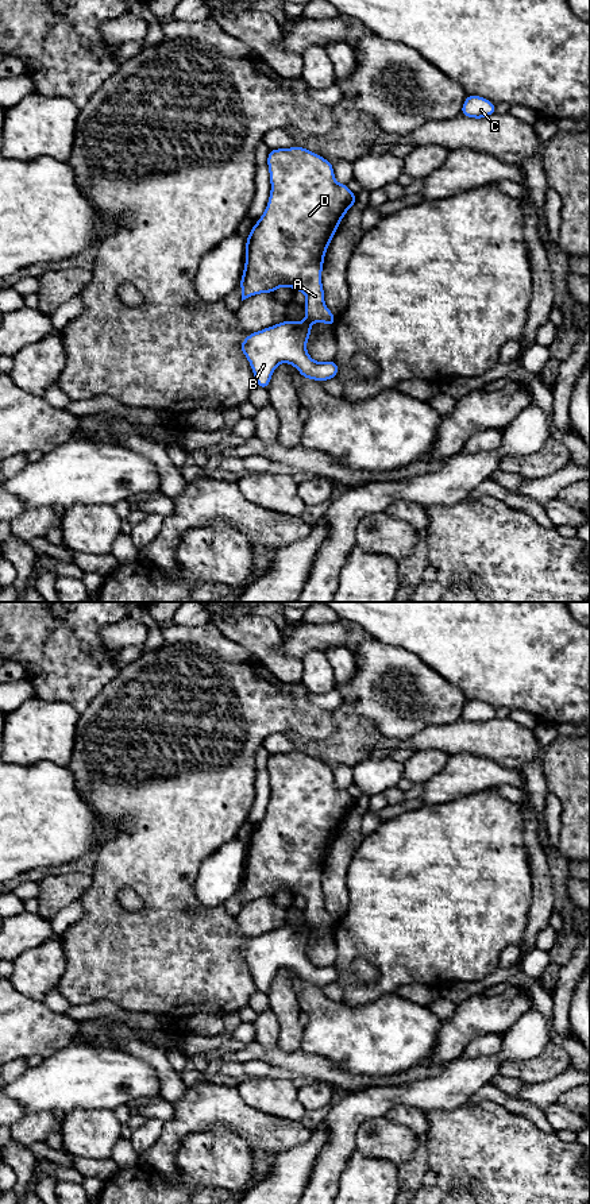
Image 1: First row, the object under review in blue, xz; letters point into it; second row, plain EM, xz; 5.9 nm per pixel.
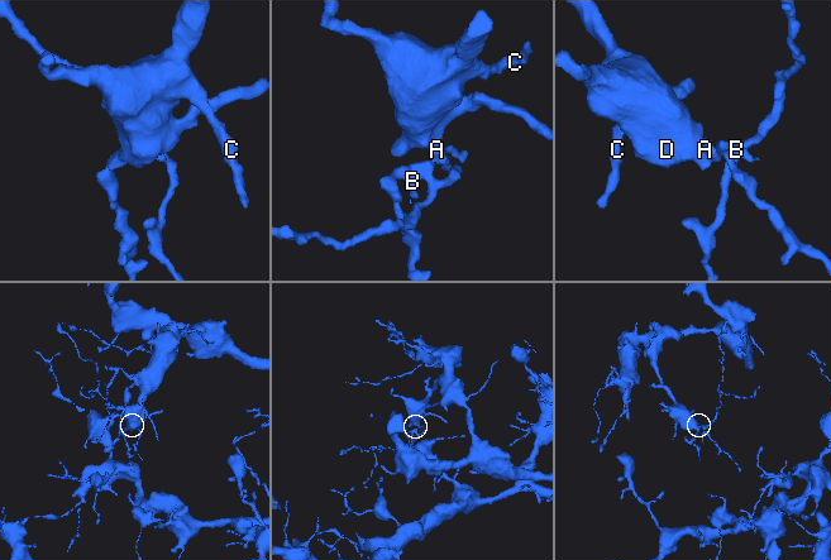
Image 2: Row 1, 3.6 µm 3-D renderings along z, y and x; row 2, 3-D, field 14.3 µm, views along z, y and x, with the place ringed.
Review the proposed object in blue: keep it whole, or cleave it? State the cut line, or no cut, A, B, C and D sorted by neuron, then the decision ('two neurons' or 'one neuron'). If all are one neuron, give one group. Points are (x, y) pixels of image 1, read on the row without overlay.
cut xz (305, 923), (309, 929); groups A C D / B; two neurons

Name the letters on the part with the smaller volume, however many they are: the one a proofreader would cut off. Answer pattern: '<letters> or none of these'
B

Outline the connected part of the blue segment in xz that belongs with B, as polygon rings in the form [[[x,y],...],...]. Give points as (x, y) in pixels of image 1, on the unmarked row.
[[[286,925],[252,937],[240,948],[259,992],[267,995],[271,980],[281,968],[294,970],[305,984],[325,987],[336,983],[339,970],[335,965],[316,966],[309,961],[306,948],[311,938],[306,925]]]

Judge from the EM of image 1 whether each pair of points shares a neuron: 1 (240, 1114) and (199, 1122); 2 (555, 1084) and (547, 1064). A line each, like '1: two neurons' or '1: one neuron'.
1: one neuron
2: two neurons

